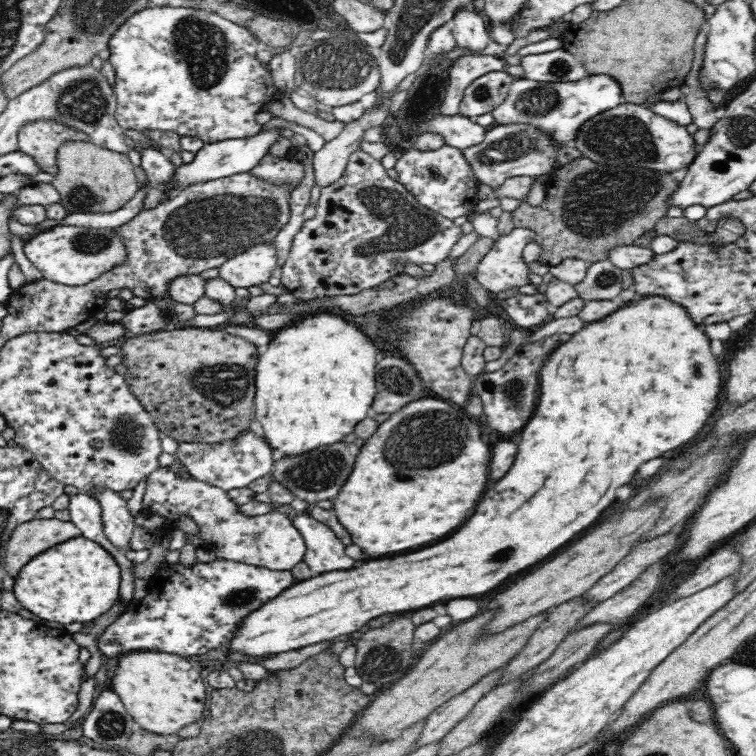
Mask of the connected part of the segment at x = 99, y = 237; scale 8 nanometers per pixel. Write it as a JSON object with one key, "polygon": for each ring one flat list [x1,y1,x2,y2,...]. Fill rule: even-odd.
{"polygon":[[56,225,51,229,42,230,33,234,23,244,23,250,32,266,43,274,43,278,51,280,52,282,66,285,66,286,84,286,92,280,96,280,100,274,108,270,112,270,114,266,120,266,126,262,128,258,128,251,126,245,122,243,122,237,118,235,116,227,109,228,105,233,94,229,88,229,80,226]]}

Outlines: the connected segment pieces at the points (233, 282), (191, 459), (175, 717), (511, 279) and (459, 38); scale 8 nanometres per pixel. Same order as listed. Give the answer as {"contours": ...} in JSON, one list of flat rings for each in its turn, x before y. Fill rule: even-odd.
{"contours":[[[273,244,252,246,249,250,223,262,219,277,235,288,266,284,277,266,277,250]],[[248,428,238,438,218,444,180,442,175,459,182,462,195,479,229,491,246,487,254,480,270,475,275,464,272,453,272,447]],[[146,651,120,654,111,689,121,698,126,710,140,728,161,734,178,735,178,730,199,722,206,712,206,690,200,672,182,656]],[[514,227,509,234,502,234,477,264,477,285,498,293,530,284,530,270,522,252,527,244,534,243,534,234,536,231,524,227]],[[471,7,460,8,450,21,457,46,472,52,482,52,492,41,488,36,488,21]]]}

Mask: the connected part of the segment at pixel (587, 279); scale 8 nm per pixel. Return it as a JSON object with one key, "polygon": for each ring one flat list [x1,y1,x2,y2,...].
{"polygon":[[608,259,589,264,586,276,574,288,585,301,618,299,622,292,622,271]]}

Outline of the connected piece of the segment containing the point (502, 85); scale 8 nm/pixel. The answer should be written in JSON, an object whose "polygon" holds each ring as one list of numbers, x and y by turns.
{"polygon":[[506,71,487,72,476,78,466,90,459,106,459,114,475,119,492,113,504,102,515,77]]}

